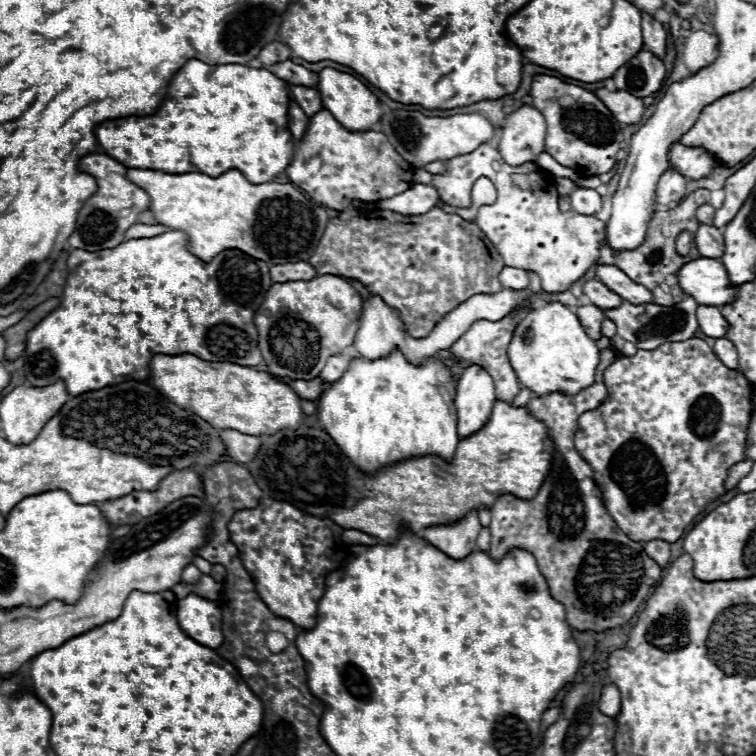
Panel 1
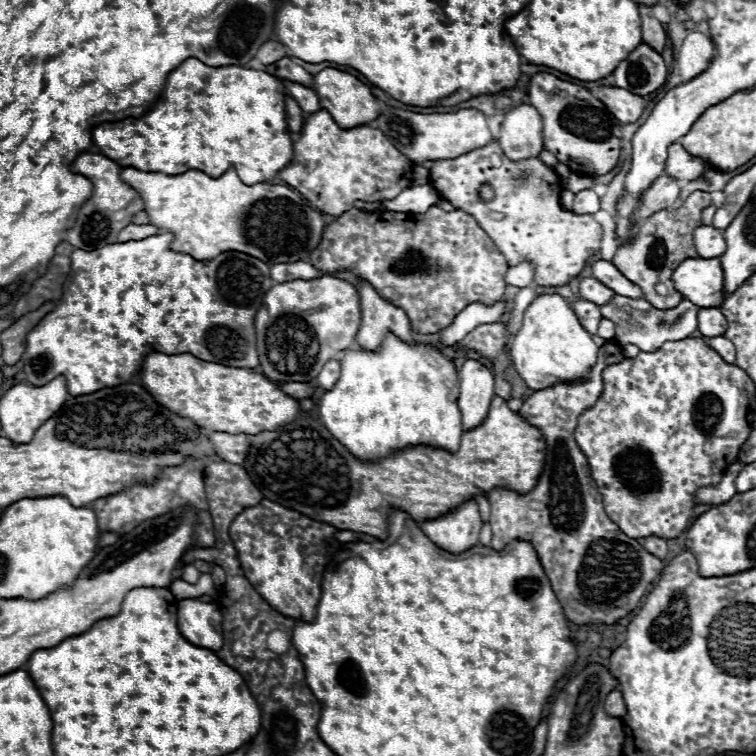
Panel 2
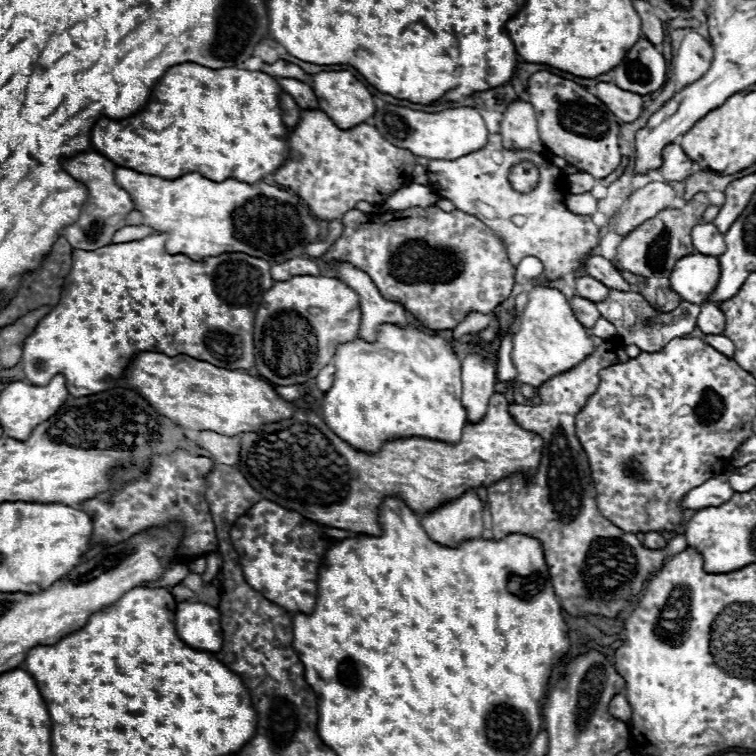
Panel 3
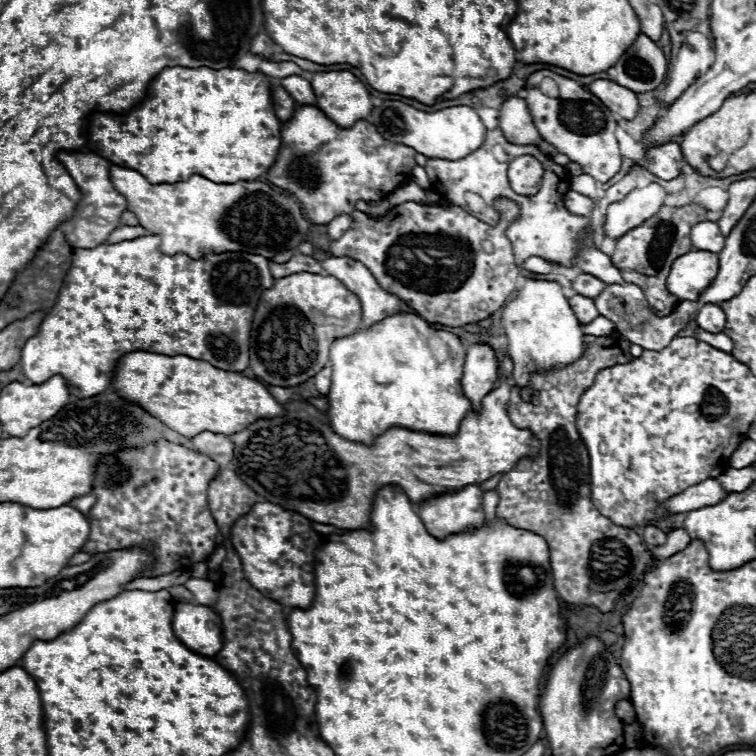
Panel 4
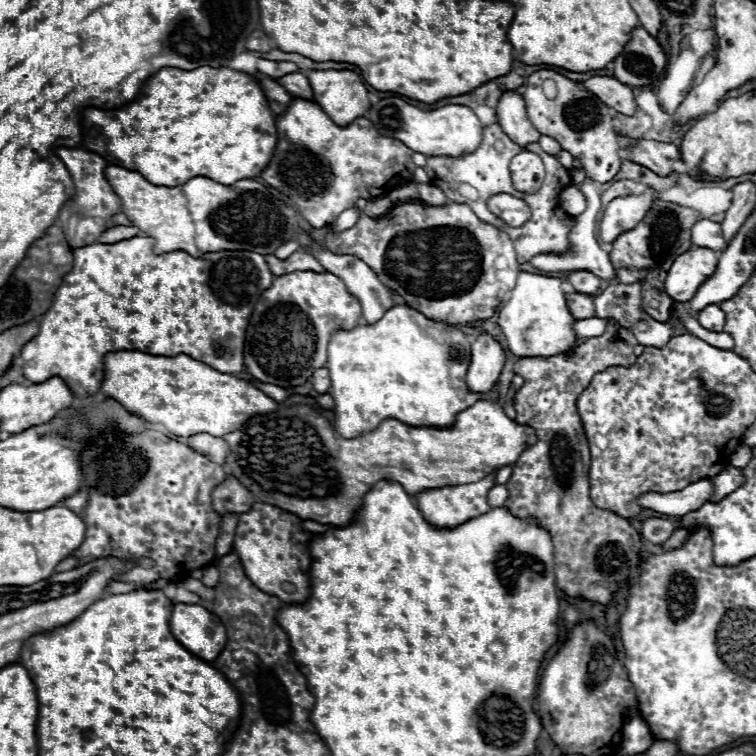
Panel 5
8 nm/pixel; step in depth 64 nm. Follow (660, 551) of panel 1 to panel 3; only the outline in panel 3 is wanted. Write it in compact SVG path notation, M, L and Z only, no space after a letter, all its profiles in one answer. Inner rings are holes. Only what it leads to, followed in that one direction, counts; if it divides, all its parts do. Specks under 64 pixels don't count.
M646 532L646 534L644 534L644 538L642 538L642 544L644 544L646 548L660 550L660 548L664 548L666 540L664 540L664 538L662 538L662 534L658 534L658 532Z

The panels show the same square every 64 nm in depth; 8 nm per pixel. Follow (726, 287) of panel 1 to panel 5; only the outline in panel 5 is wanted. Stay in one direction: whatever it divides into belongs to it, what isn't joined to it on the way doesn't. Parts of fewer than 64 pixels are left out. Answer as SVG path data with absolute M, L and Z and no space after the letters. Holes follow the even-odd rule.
M692 248L674 260L670 266L664 288L676 302L686 302L700 288L706 276L712 276L718 266L718 254L710 248Z

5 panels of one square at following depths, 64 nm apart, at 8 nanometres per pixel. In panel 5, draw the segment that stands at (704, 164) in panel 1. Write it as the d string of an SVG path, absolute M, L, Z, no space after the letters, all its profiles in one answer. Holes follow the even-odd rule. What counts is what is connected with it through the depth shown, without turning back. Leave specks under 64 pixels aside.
M636 138L630 146L628 160L636 162L640 166L646 166L660 176L670 176L672 162L680 160L680 150L678 150L678 146L668 144L668 142Z

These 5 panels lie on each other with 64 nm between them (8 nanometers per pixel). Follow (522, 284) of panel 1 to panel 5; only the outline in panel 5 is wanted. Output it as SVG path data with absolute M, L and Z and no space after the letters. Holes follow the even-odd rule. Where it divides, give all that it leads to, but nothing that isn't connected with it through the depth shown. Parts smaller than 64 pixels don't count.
M584 182L580 188L582 188L582 194L586 196L588 206L586 206L586 210L584 210L580 216L574 216L574 226L572 226L572 230L570 230L570 234L568 234L568 242L570 242L568 250L566 250L564 254L550 254L550 252L548 252L548 254L536 254L530 262L532 262L532 266L536 266L538 270L548 270L548 272L586 268L588 272L594 272L598 278L610 280L610 278L614 278L614 268L612 268L612 264L610 264L608 254L600 248L600 244L598 244L598 240L596 240L596 234L594 234L594 230L596 230L596 216L598 216L598 212L600 212L600 192L592 186L592 182Z

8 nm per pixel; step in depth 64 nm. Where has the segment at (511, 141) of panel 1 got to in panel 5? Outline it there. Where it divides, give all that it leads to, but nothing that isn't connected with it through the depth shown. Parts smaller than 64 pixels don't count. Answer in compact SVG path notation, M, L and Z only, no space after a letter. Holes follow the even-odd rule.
M508 90L500 96L498 106L496 106L496 116L498 116L498 124L502 124L502 130L516 144L538 142L540 132L532 126L526 114L524 98L516 90Z

